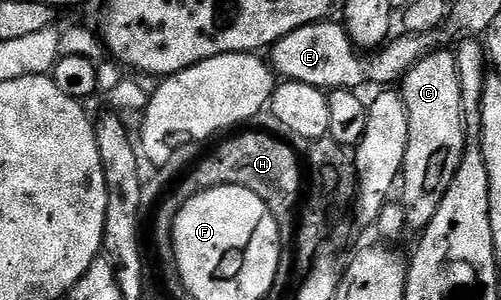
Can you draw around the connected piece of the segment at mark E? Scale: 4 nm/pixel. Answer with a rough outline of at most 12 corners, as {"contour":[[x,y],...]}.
{"contour":[[343,22],[302,25],[270,48],[281,80],[396,85],[437,36],[361,53]]}

